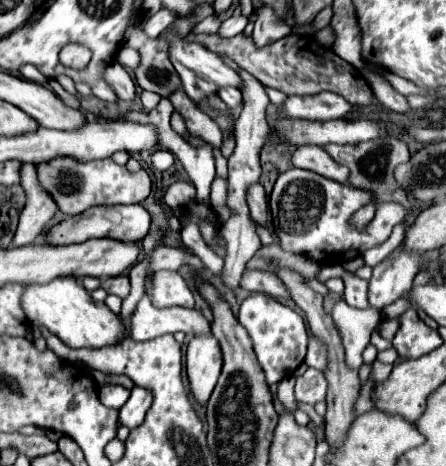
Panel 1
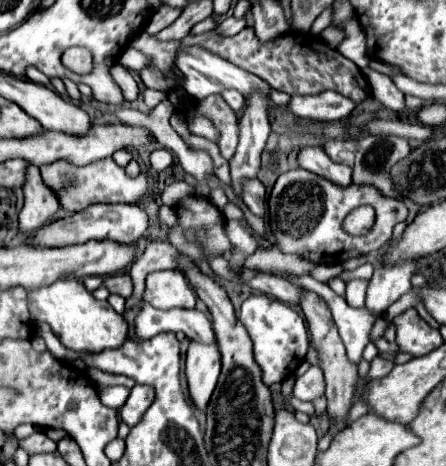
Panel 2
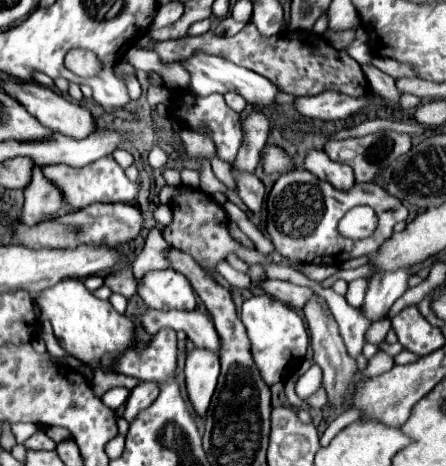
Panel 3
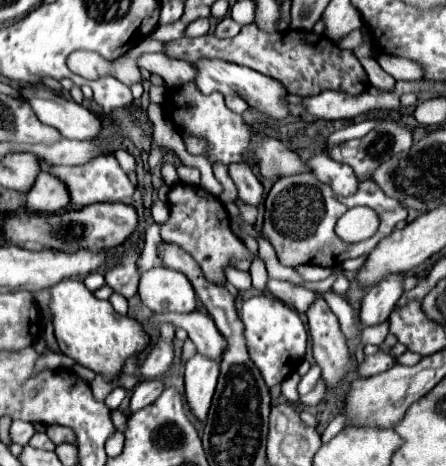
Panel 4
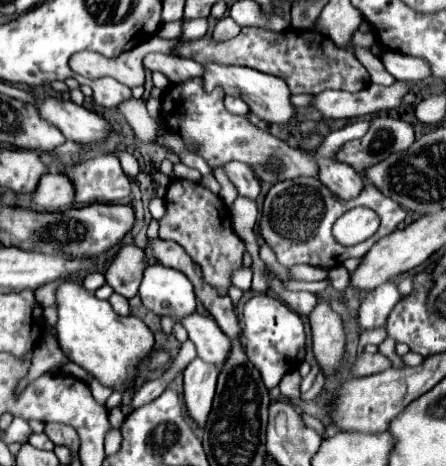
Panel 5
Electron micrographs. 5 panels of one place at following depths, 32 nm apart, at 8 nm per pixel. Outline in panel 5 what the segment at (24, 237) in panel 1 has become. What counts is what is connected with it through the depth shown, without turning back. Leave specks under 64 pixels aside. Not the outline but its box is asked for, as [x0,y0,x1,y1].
[34,174,76,210]

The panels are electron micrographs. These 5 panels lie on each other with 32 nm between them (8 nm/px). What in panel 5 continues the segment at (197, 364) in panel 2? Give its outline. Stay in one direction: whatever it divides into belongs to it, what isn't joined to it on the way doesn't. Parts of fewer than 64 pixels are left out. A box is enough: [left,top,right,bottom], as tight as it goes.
[184,358,218,426]

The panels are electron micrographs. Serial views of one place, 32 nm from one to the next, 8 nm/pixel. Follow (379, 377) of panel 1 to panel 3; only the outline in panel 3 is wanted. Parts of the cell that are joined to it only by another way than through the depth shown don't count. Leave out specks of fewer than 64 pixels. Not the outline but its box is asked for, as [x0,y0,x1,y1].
[362,350,394,378]

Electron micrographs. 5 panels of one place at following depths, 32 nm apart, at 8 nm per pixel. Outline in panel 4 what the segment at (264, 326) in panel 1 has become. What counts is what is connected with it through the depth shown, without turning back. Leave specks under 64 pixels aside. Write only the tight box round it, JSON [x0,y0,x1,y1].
[242,294,306,388]

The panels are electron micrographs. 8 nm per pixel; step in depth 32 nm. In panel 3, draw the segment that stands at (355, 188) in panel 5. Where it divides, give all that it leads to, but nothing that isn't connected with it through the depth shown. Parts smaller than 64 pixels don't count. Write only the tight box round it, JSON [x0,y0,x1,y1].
[304,150,356,192]

